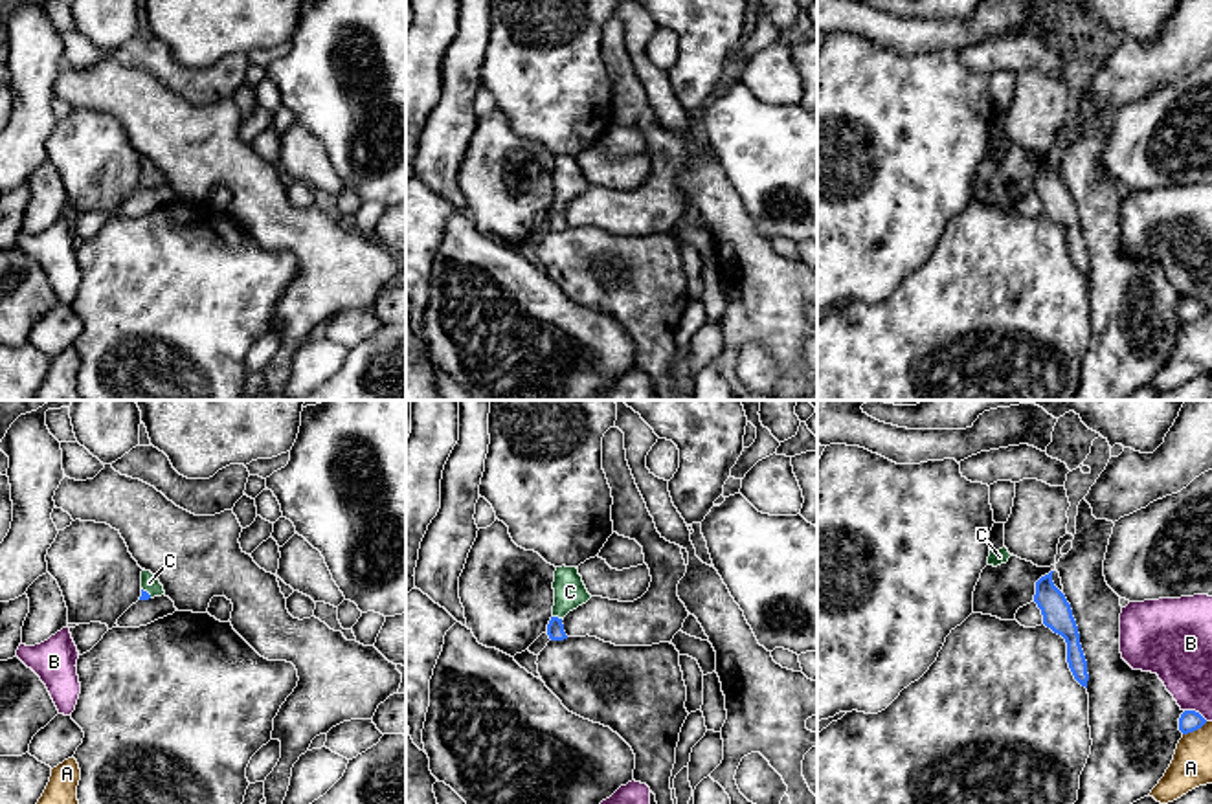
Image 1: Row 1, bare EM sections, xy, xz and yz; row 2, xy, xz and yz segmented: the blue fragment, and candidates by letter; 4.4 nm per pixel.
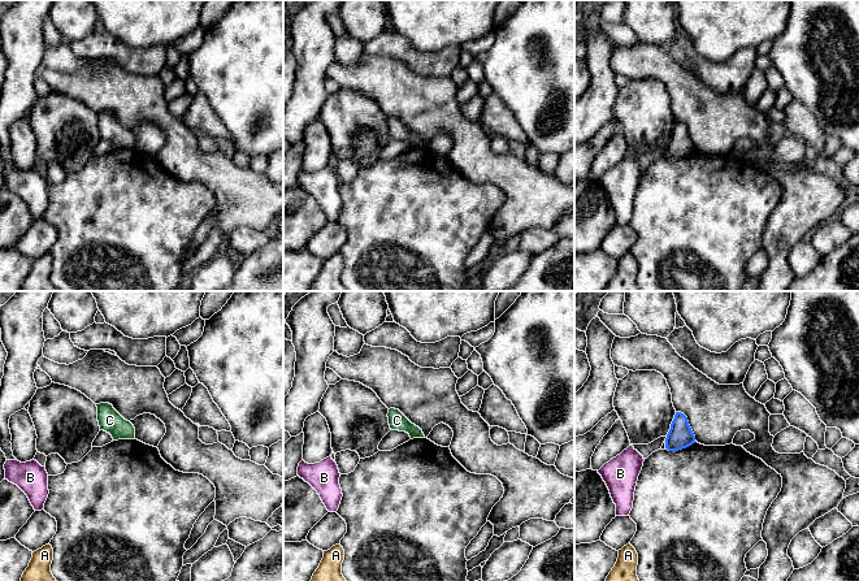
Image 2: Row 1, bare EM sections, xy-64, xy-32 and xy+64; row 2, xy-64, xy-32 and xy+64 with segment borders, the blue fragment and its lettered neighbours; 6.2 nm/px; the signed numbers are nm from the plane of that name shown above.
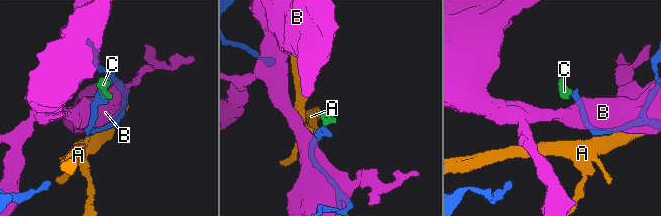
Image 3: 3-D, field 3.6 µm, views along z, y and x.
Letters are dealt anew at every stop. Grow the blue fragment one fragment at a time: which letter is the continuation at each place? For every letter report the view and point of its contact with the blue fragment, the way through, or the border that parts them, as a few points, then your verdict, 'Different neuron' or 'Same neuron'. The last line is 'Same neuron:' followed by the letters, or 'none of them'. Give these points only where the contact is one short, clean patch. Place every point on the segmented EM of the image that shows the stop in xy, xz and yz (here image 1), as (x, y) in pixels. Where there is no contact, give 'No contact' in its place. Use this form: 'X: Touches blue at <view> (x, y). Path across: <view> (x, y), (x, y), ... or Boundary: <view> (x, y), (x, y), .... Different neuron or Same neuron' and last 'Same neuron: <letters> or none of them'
A: Touches blue at yz (1194, 729). Different neuron
B: Touches blue at yz (1194, 711). Different neuron
C: Touches blue at xz (557, 617). Path across: xz (555, 628), (557, 617), (570, 591). Same neuron
Same neuron: C

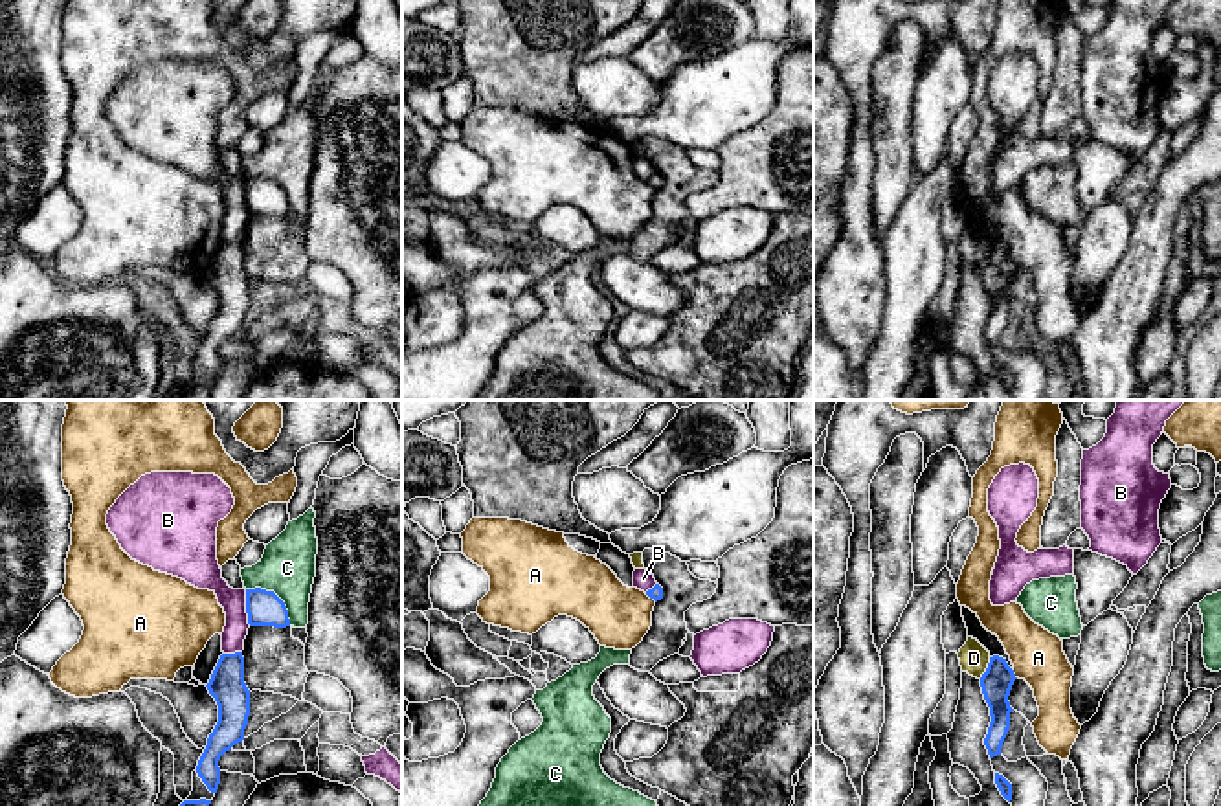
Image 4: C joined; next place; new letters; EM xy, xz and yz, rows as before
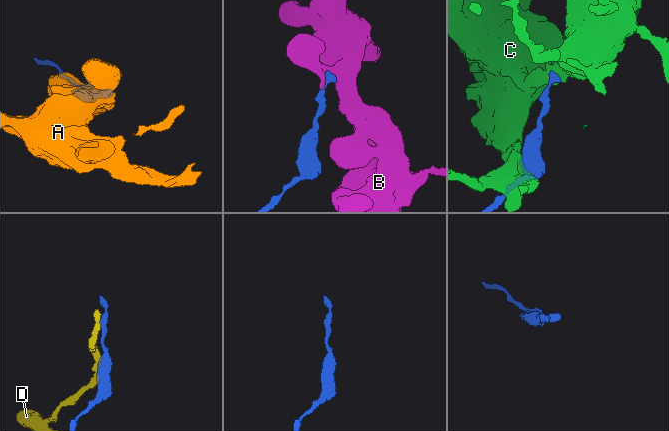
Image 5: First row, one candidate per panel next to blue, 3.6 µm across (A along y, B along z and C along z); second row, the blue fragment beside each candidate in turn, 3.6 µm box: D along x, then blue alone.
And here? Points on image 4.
A: Touches blue at yz (1014, 674). Different neuron
B: Touches blue at xy (246, 608). Different neuron
C: Touches blue at xy (276, 595). Different neuron
D: Touches blue at yz (986, 669). Boundary: yz (990, 658), (979, 678). Different neuron
Same neuron: none of them

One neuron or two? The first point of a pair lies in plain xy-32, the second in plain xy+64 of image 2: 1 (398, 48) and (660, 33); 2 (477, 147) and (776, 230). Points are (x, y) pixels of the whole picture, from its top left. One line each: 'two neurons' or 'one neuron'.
1: two neurons
2: one neuron

